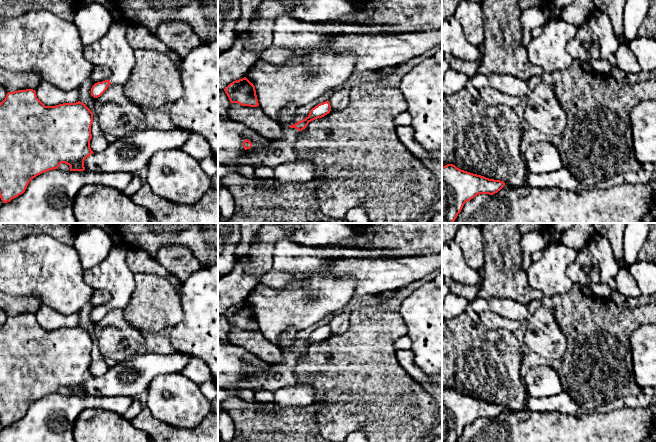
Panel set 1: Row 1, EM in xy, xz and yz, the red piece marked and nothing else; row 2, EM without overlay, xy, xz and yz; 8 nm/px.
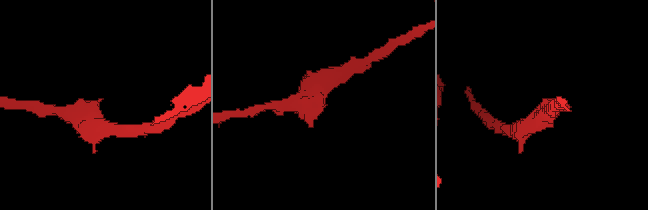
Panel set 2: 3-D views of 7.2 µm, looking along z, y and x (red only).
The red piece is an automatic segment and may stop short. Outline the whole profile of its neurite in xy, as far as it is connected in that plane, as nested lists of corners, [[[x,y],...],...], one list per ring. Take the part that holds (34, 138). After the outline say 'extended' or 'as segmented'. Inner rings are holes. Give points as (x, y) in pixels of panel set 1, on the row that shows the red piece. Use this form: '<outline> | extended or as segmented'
[[[33,89],[8,92],[5,99],[0,103],[0,198],[3,203],[10,202],[12,199],[23,194],[33,178],[49,170],[58,169],[61,163],[69,165],[70,171],[84,171],[84,160],[94,153],[90,148],[92,122],[93,113],[80,101],[76,103],[63,103],[56,106],[45,106],[37,98],[36,91]]] | as segmented

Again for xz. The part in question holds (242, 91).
[[[246,77],[233,81],[225,89],[231,103],[242,106],[259,106],[255,86]]] | as segmented

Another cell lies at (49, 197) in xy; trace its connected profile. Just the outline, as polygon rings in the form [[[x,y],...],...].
[[[53,169],[33,178],[25,192],[0,209],[0,223],[77,223],[73,205],[76,194],[85,185],[105,185],[122,191],[133,178],[127,172],[64,171]]]

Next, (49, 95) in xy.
[[[42,81],[35,90],[37,98],[45,106],[56,106],[63,103],[76,103],[79,101],[79,89],[64,91],[56,88],[46,81]]]

